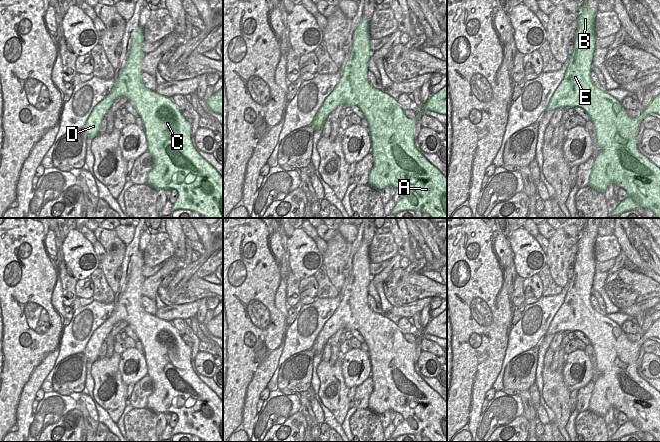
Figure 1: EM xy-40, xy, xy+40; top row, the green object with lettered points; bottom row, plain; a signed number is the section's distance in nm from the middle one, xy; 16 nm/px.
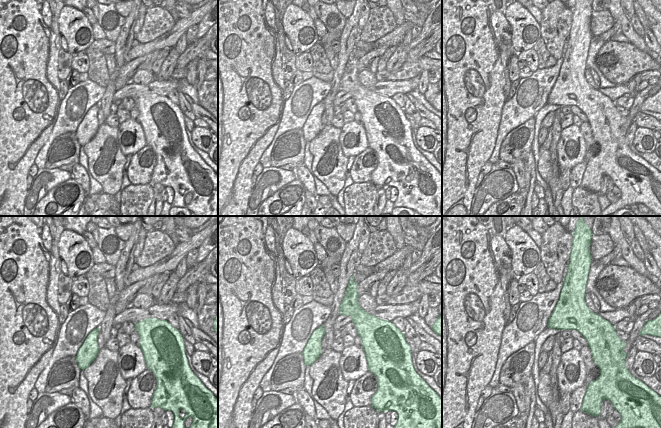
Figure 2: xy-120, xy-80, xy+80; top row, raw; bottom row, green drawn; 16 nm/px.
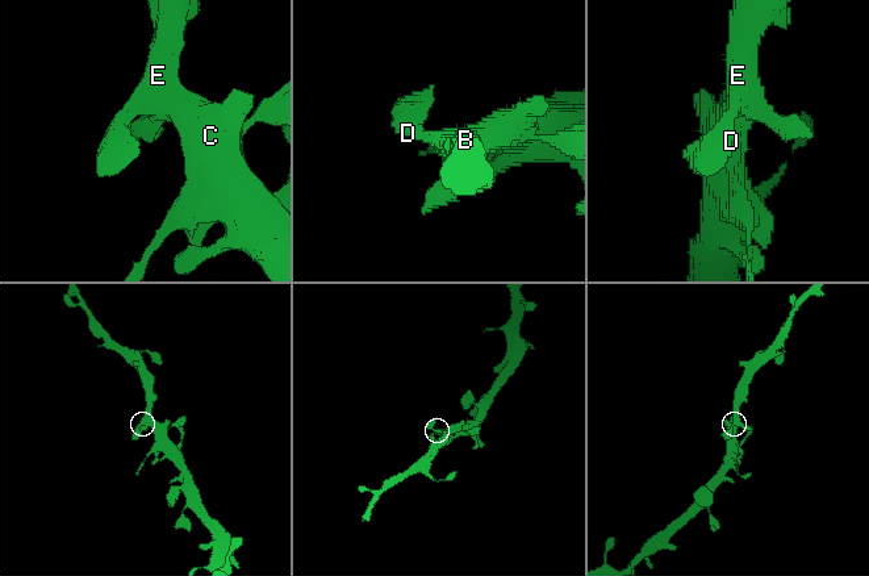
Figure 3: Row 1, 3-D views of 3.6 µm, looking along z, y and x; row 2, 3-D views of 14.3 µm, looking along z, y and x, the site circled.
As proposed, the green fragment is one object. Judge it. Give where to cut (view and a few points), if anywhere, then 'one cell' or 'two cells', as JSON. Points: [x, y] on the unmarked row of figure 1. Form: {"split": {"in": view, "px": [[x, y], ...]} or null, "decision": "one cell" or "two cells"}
{"split": null, "decision": "one cell"}

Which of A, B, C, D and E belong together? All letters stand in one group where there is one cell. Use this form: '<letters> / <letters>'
A B C D E

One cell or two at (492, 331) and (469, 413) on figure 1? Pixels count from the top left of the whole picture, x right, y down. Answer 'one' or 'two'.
one

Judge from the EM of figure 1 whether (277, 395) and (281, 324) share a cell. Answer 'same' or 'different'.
different

